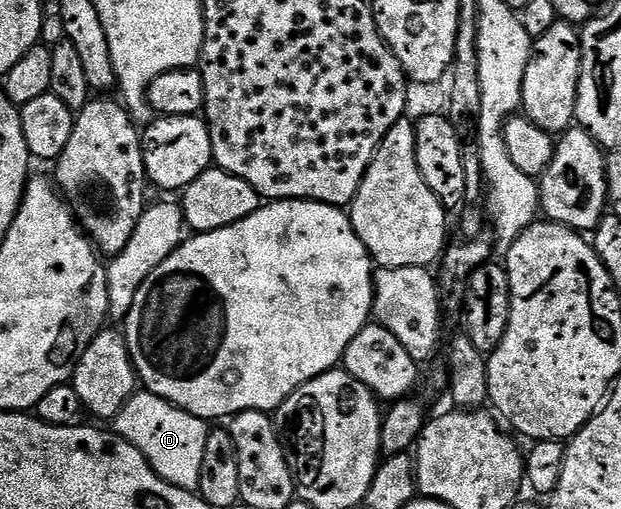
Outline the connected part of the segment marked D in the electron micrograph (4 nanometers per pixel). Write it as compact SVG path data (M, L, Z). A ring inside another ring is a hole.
M142 388L131 396L124 408L120 408L120 412L112 420L112 430L136 447L165 482L176 488L197 491L200 484L200 464L204 461L204 444L211 432L207 419L192 416L176 408L168 400Z

